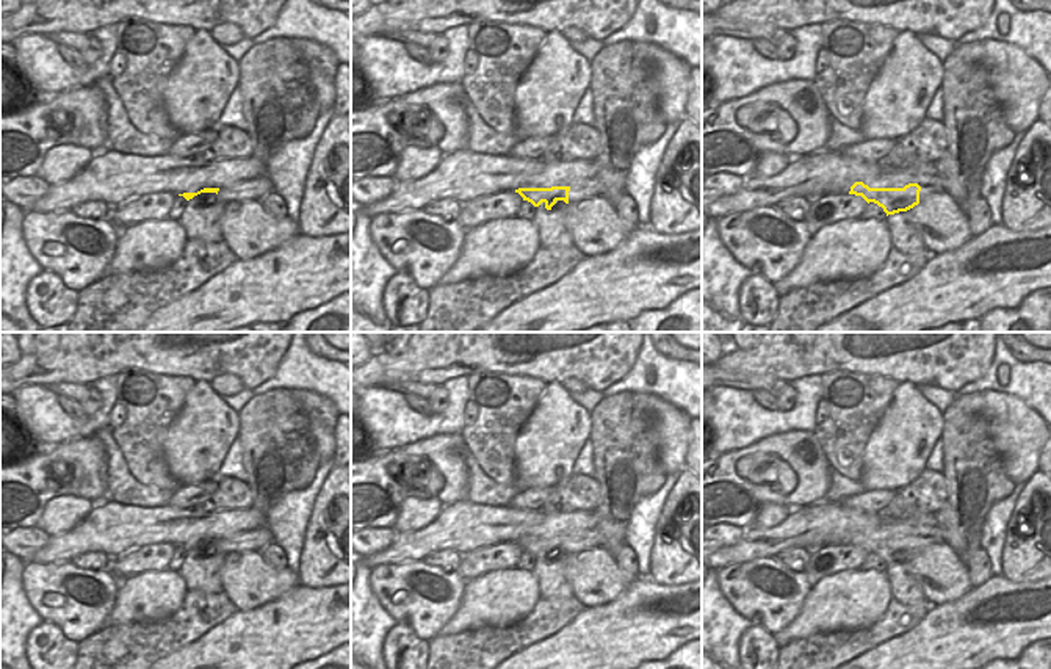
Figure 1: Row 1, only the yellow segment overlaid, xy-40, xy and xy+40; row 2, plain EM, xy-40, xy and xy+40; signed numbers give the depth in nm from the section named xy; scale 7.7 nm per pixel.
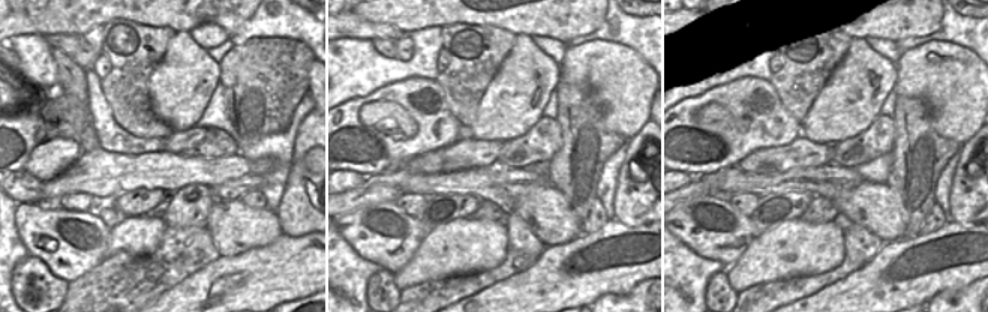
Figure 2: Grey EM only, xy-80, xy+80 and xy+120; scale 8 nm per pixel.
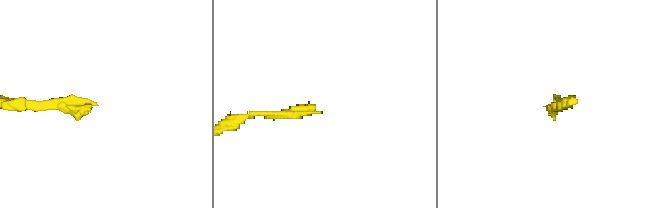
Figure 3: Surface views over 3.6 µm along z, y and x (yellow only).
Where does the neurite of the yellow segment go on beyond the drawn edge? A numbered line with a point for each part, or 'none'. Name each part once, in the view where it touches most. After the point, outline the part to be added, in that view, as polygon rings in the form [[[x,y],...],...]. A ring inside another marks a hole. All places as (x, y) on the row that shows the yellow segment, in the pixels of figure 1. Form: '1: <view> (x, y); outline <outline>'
1: xy+40 (929, 185); outline [[[890,174],[880,177],[866,177],[861,182],[869,188],[904,188],[908,183],[918,183],[921,186],[919,202],[932,194],[944,191],[938,175],[915,177],[915,175]]]

